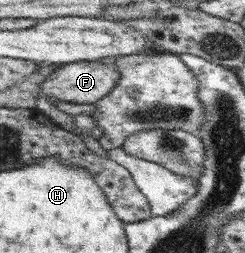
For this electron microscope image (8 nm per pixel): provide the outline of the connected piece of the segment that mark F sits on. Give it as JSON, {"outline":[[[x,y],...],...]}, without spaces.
{"outline":[[[81,61],[63,64],[59,70],[53,72],[51,76],[47,76],[45,79],[45,83],[42,85],[42,93],[47,100],[96,105],[100,99],[112,93],[114,87],[121,79],[121,73],[119,73],[119,67],[117,67],[116,62]]]}

